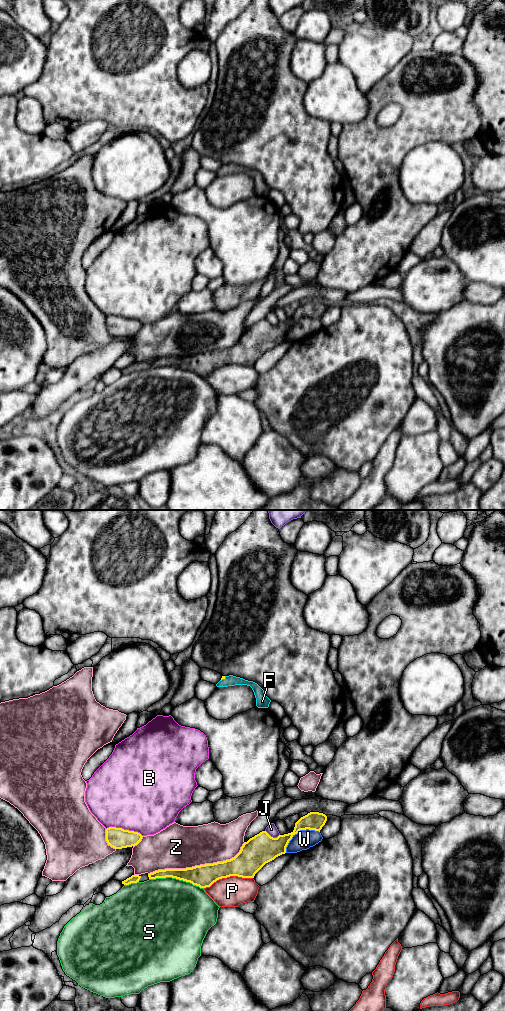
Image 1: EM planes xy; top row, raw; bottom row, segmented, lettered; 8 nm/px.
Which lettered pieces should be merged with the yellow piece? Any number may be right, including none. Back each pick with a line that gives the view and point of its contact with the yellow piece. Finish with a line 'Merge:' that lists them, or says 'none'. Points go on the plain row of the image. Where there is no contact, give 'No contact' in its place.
F: Touches yellow at xy (223, 166)
Merge: F

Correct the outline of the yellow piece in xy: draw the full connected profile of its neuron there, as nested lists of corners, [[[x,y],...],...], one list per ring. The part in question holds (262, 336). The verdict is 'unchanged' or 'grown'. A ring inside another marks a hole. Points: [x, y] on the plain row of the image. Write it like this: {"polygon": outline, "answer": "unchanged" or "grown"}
{"polygon": [[[310,300],[295,311],[291,321],[273,326],[266,319],[260,320],[245,330],[240,340],[230,348],[186,357],[158,358],[148,362],[148,365],[149,367],[172,365],[200,376],[210,375],[217,368],[230,364],[254,366],[266,351],[286,341],[289,329],[300,318],[320,320],[326,309],[325,302]]], "answer": "unchanged"}

